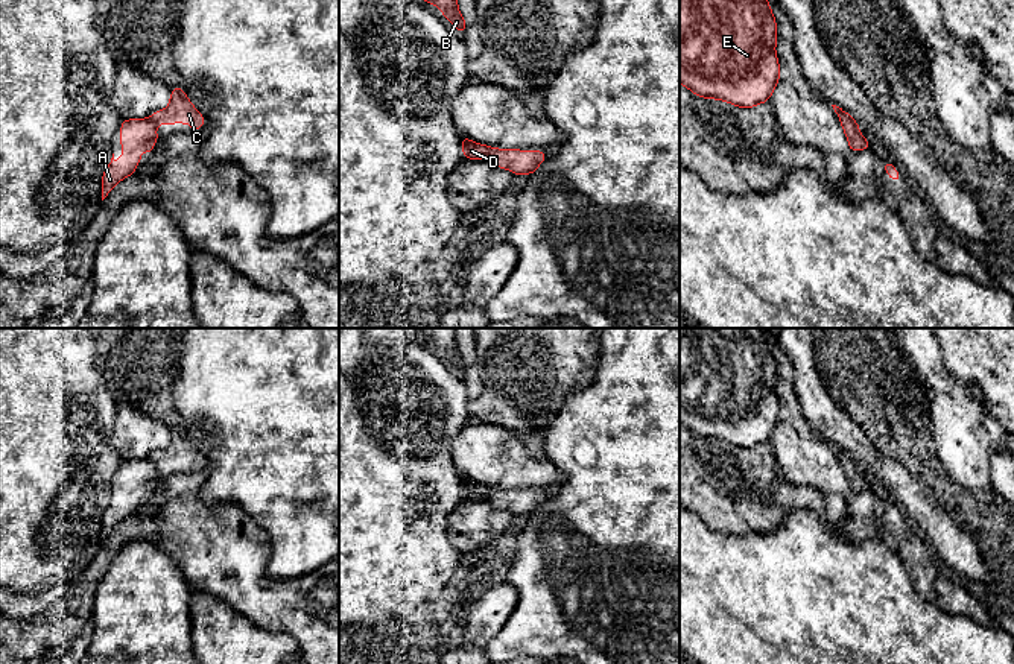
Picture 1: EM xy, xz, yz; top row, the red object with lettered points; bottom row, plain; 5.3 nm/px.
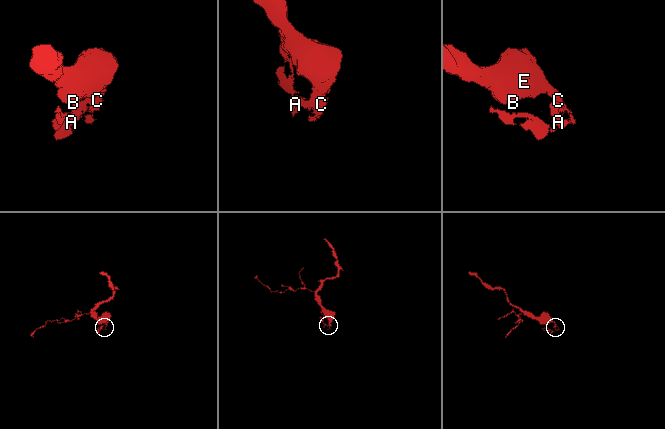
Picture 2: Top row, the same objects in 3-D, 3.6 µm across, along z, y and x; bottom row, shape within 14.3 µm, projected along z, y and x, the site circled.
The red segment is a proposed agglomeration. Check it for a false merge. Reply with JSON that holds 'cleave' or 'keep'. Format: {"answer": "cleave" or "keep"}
{"answer": "cleave"}

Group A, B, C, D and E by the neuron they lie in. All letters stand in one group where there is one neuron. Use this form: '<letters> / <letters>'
A D / B C E

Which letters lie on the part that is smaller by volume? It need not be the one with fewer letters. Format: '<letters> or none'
A, D

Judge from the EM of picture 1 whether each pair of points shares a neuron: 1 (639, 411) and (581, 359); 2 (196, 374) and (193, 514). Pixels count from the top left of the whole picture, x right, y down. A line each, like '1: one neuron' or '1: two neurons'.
1: two neurons
2: two neurons

